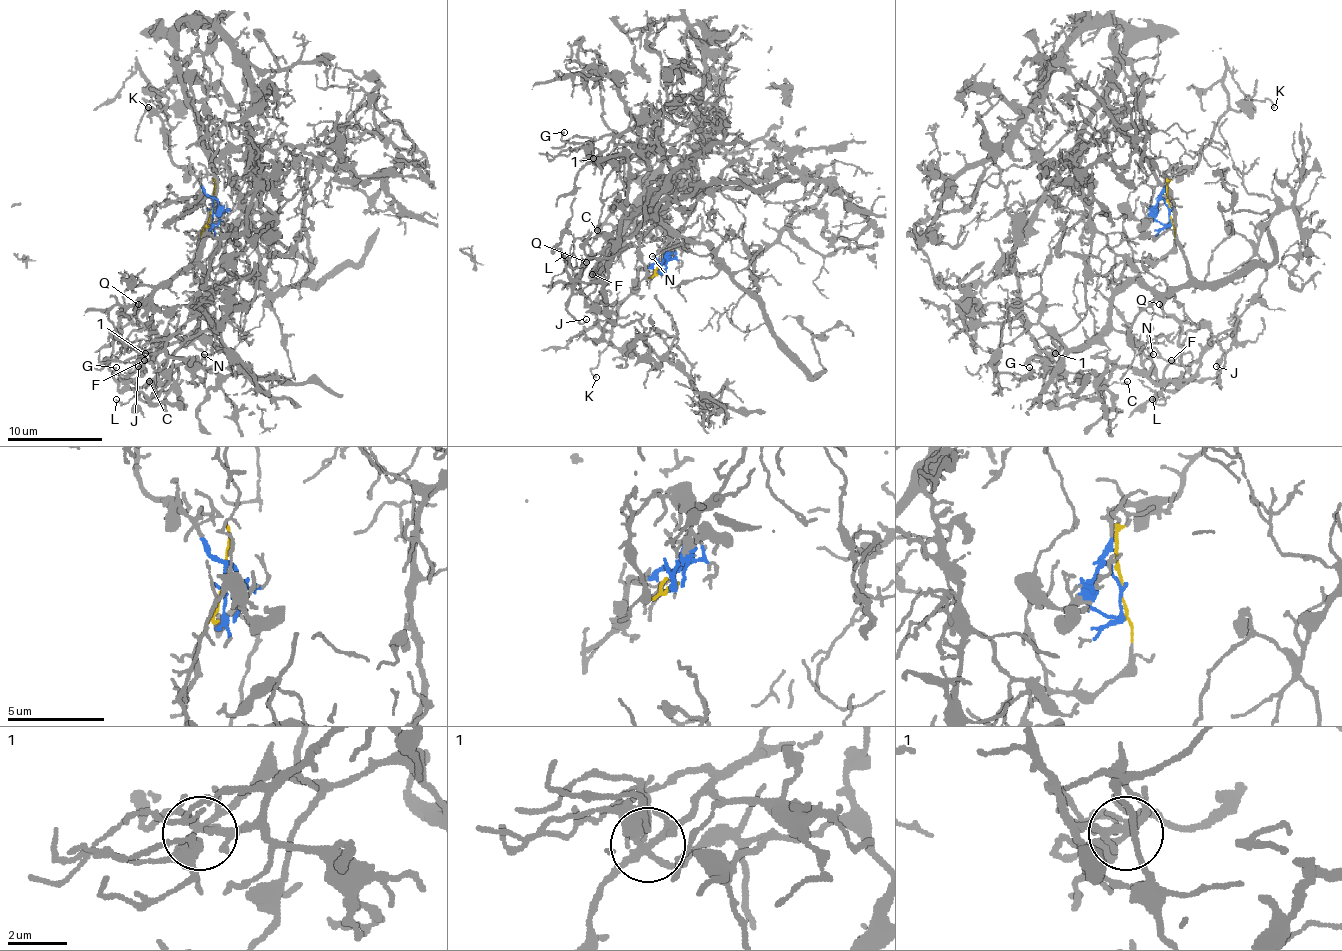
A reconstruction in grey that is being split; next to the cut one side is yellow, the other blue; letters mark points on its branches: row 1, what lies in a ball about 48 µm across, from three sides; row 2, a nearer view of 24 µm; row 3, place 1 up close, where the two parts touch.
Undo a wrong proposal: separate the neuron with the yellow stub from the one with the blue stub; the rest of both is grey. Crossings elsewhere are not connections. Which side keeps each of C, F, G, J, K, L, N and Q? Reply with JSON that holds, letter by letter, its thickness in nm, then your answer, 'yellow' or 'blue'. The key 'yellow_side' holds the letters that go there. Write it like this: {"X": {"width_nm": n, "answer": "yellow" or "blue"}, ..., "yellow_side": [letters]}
{"C": {"width_nm": 130, "answer": "yellow"}, "F": {"width_nm": 200, "answer": "yellow"}, "G": {"width_nm": 140, "answer": "yellow"}, "J": {"width_nm": 120, "answer": "yellow"}, "K": {"width_nm": 140, "answer": "blue"}, "L": {"width_nm": 150, "answer": "yellow"}, "N": {"width_nm": 140, "answer": "yellow"}, "Q": {"width_nm": 180, "answer": "yellow"}, "yellow_side": ["C", "F", "G", "J", "L", "N", "Q"]}

